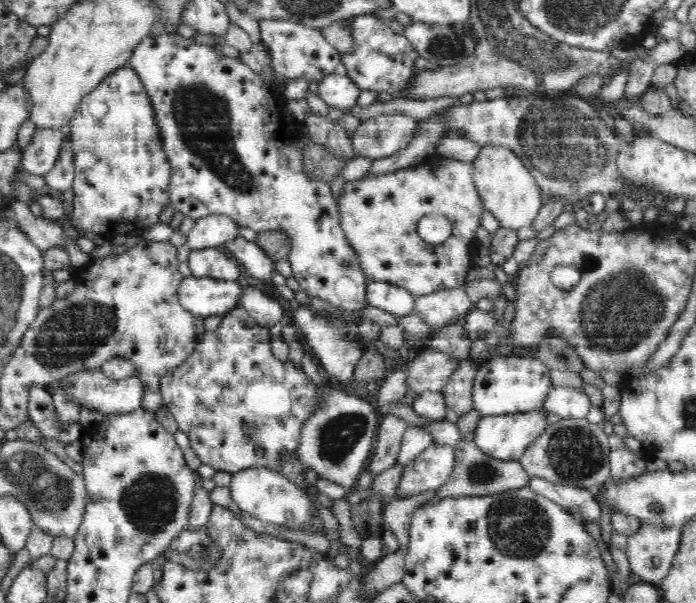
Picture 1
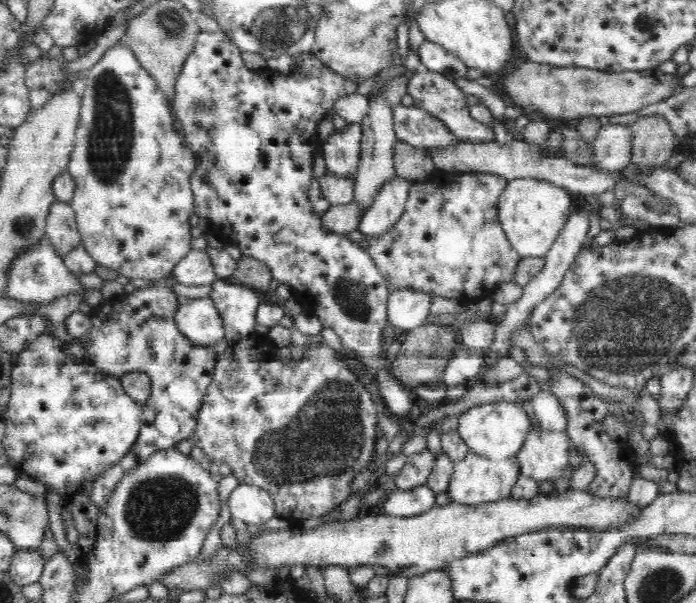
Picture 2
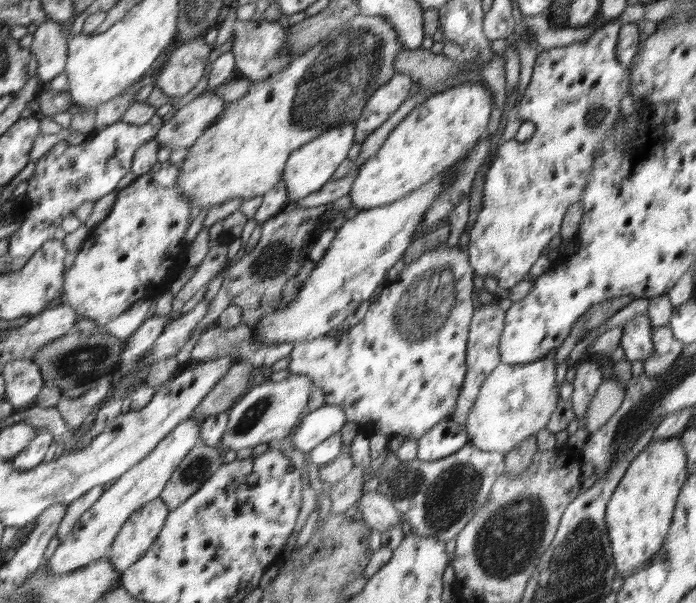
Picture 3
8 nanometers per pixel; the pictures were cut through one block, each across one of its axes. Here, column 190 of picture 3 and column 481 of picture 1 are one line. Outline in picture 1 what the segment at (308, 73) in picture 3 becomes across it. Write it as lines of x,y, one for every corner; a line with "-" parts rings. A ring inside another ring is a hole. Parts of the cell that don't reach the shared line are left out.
487,146
480,150
478,157
471,163
474,166
475,187
480,191
484,208
495,216
499,224
513,232
517,232
522,226
532,226
546,200
523,160
516,157
512,150

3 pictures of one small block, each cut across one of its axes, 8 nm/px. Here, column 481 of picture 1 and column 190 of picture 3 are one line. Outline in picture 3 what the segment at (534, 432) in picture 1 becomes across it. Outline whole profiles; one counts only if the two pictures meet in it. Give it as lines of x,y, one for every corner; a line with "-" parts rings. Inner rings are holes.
188,418
184,426
176,426
176,430
171,431
172,434
168,433
168,438
164,437
164,442
160,441
160,445
150,457
146,457
139,465
124,474
123,478
116,481
94,507
80,517
74,531
66,537
66,541
59,545
52,558
47,561
52,574
54,576
70,574
91,565
92,562
106,558
108,550
115,545
116,539
123,532
124,525
132,515
160,499
161,492
178,464
201,439
202,427
203,422
196,423

